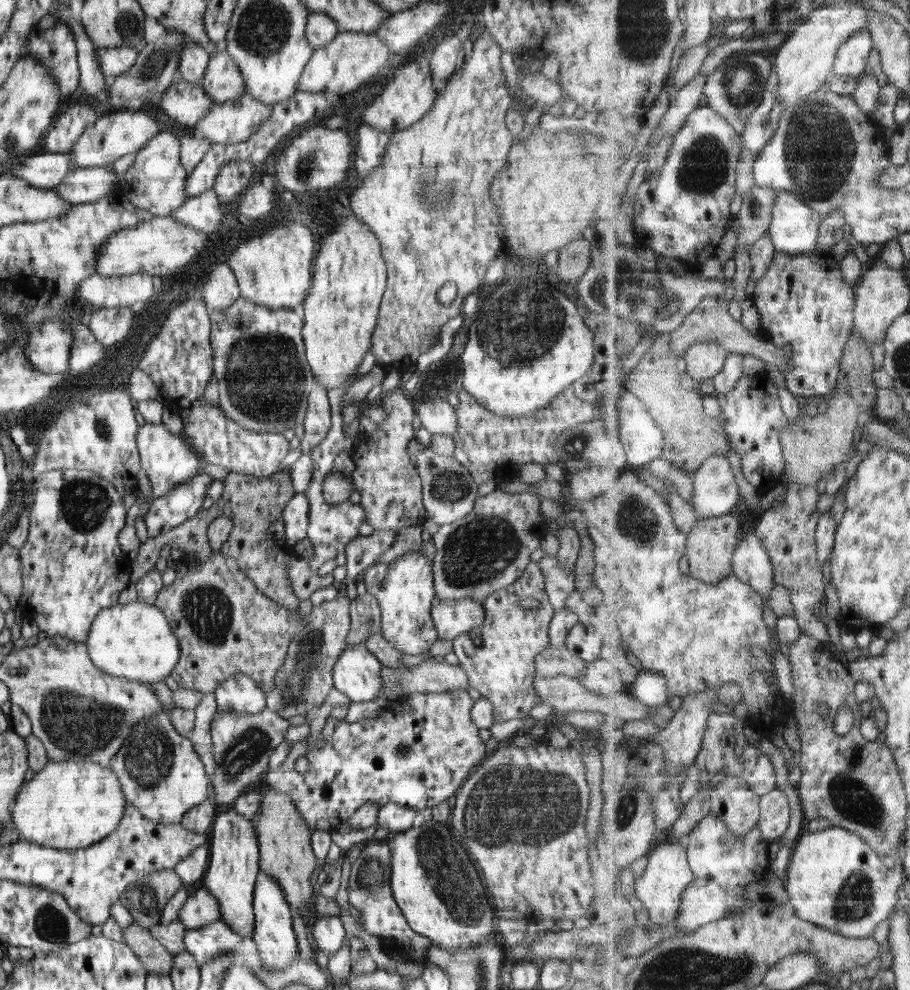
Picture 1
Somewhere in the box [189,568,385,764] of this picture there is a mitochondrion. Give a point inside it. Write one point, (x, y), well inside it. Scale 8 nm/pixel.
(303, 673)

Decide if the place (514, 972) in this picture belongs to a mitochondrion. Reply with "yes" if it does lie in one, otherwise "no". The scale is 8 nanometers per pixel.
no

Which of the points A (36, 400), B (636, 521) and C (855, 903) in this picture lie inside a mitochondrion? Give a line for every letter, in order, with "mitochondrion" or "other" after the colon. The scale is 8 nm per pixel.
A: other
B: mitochondrion
C: mitochondrion

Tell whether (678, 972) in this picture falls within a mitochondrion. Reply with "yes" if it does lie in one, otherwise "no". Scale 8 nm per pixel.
yes

